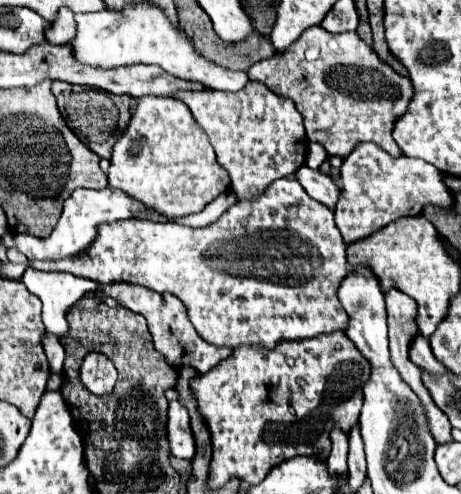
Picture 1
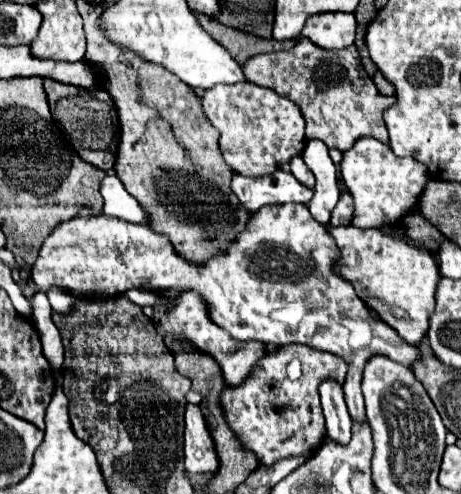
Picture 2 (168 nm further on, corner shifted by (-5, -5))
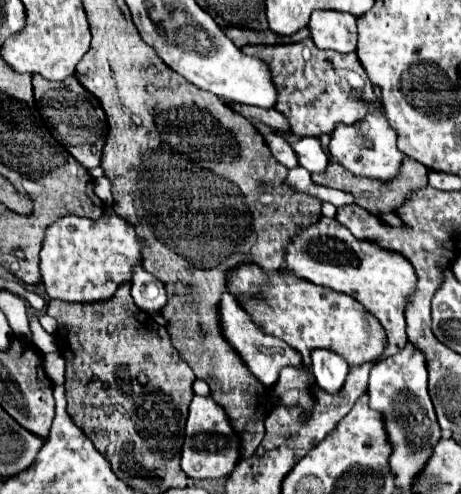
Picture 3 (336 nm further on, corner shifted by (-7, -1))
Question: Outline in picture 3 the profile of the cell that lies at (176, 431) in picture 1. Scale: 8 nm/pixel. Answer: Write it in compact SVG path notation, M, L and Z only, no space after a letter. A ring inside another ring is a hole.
M194 396L186 422L186 440L182 446L182 470L190 478L222 478L228 476L238 462L238 436L232 430L224 410L208 396Z

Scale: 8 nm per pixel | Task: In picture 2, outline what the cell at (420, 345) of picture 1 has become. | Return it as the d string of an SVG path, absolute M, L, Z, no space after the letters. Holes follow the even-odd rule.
M278 204L264 206L252 214L246 228L238 234L238 240L228 248L226 254L210 258L202 266L194 266L178 256L166 236L152 232L146 224L130 224L112 216L94 216L94 218L72 218L58 224L48 238L44 240L40 254L32 266L32 280L38 286L38 292L48 292L50 288L60 288L78 298L114 298L124 294L130 288L154 288L154 292L164 288L182 288L194 290L202 294L210 304L212 320L230 332L236 340L248 342L258 340L264 344L306 344L316 350L332 352L346 360L348 374L344 382L344 394L348 412L356 420L366 420L364 414L364 396L362 396L362 372L364 364L372 356L388 356L400 364L412 366L420 360L420 352L416 346L404 344L398 340L398 334L382 320L370 318L370 312L356 296L354 288L346 284L346 280L334 276L330 268L334 268L334 260L338 260L338 248L334 248L334 240L330 240L326 226L318 224L304 204Z

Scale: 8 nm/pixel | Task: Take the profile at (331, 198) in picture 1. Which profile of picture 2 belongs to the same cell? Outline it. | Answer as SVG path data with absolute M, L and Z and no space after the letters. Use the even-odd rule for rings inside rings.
M294 156L294 158L290 160L290 172L292 172L304 186L314 188L314 176L312 176L312 172L306 168L306 164L302 162L302 156Z

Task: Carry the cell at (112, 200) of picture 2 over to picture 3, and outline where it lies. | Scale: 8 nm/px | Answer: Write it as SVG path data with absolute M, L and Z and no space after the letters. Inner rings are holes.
M102 176L102 178L96 180L96 194L98 194L108 206L112 206L112 190L110 190L110 180L108 180L106 176Z

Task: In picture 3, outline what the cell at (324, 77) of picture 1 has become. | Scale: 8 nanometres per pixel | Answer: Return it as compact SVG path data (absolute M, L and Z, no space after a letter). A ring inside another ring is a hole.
M306 38L296 44L276 44L276 46L244 46L248 56L262 58L272 74L272 82L276 84L276 110L280 110L296 136L322 136L332 134L336 124L356 124L364 120L366 114L380 114L380 100L374 94L374 88L354 52L338 54L334 50L320 50L314 46L312 38ZM338 68L348 68L358 72L366 86L364 90L350 92L338 78Z

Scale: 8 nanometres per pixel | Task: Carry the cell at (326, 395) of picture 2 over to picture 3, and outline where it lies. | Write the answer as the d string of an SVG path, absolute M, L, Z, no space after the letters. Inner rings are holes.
M318 348L312 350L312 372L324 392L336 394L348 376L348 364L344 364L344 358L336 356L336 352Z

